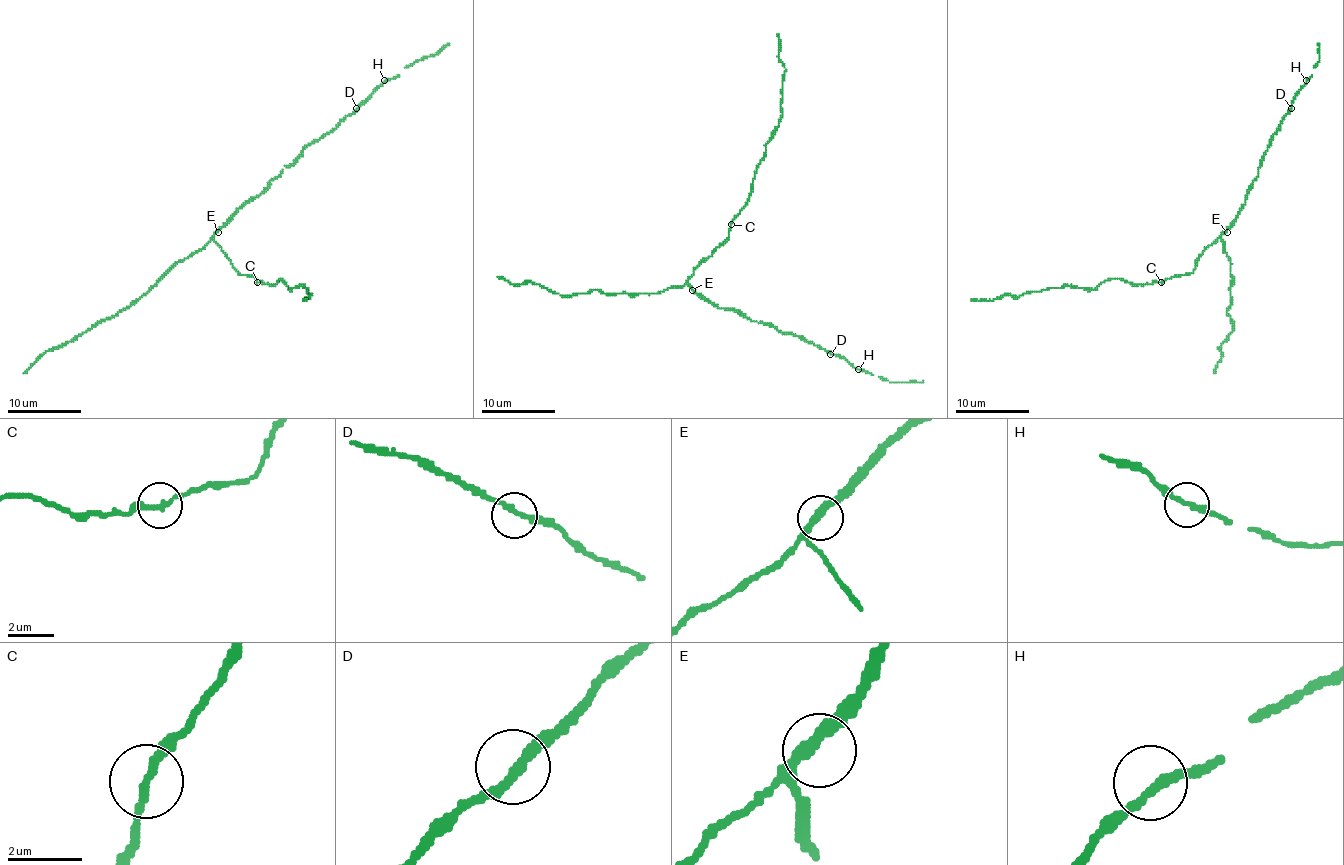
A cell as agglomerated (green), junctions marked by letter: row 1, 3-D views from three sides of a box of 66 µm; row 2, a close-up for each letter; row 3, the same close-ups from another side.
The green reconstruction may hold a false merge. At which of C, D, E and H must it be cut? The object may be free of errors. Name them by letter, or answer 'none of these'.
none of these

